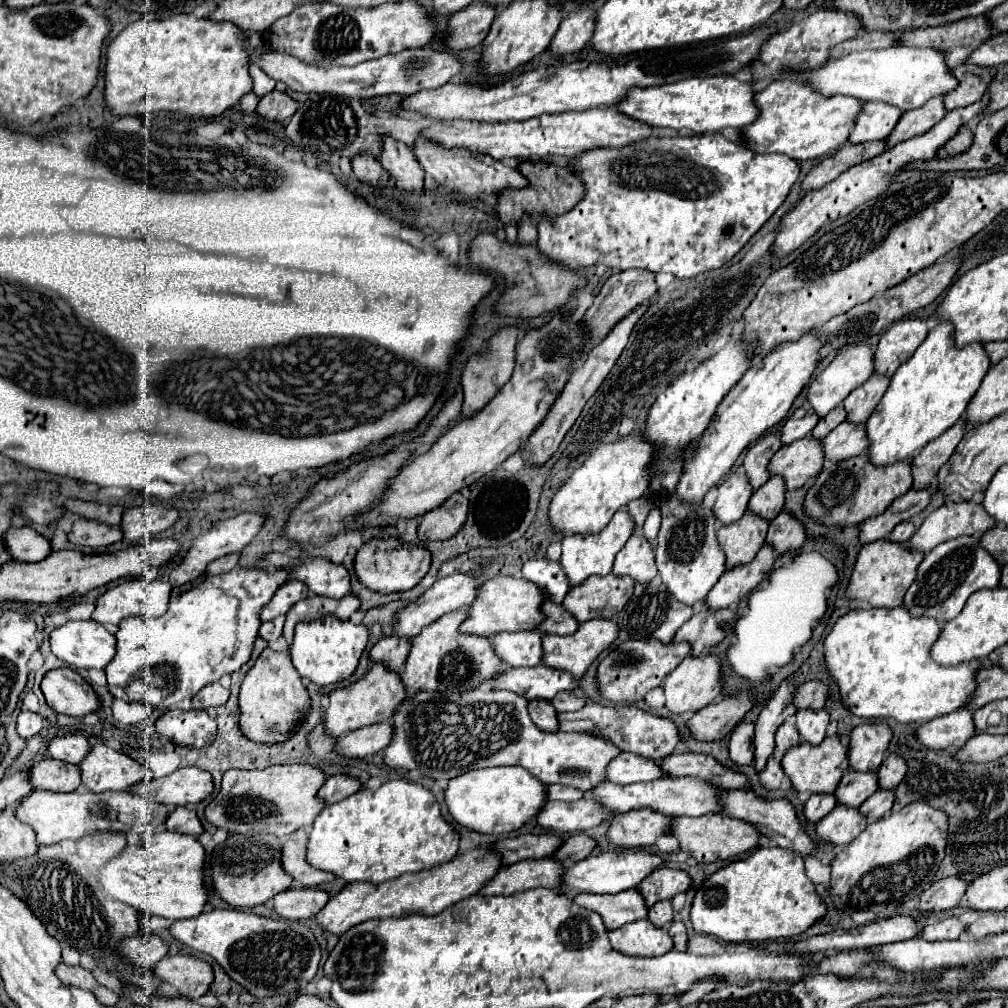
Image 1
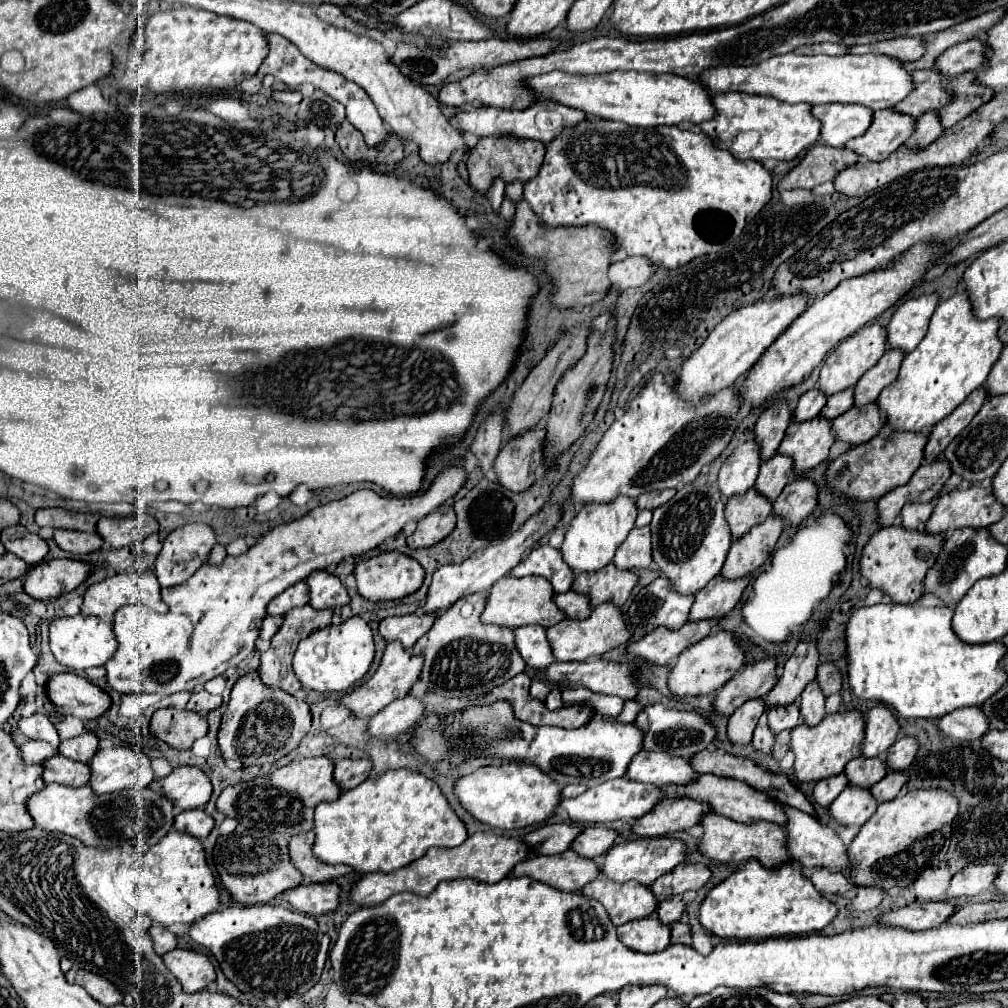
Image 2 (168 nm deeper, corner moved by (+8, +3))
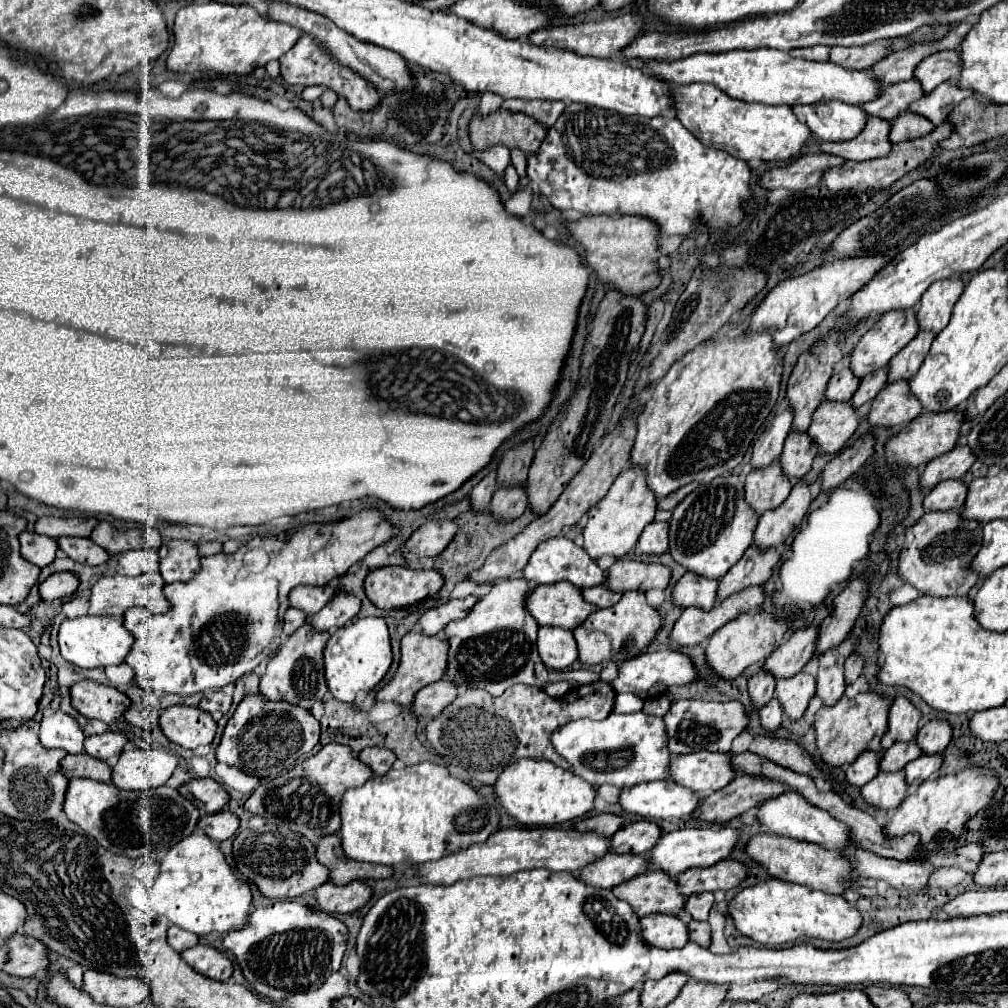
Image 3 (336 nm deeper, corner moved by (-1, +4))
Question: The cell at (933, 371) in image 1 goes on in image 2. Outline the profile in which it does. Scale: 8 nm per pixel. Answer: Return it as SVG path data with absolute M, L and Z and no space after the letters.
M956 292L948 300L942 300L930 320L930 328L926 338L904 358L898 380L894 386L898 388L884 388L878 396L880 410L886 416L886 426L890 430L906 430L906 432L926 432L936 426L942 418L946 418L956 406L960 406L970 392L980 388L994 362L998 360L1004 344L998 338L998 328L1002 320L978 320L972 312L972 302L966 292Z

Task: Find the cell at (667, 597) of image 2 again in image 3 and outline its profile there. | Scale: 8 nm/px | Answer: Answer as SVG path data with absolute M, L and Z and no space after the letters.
M685 573L673 587L673 603L681 609L703 607L703 611L709 611L715 605L715 591L717 591L715 579Z

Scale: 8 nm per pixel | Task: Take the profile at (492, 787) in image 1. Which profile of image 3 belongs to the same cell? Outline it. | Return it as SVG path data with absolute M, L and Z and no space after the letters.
M519 759L505 767L505 771L497 777L495 797L499 799L505 813L525 827L547 827L561 825L583 817L593 807L595 789L585 783L581 777L573 775L567 769L561 769L549 761L537 759Z

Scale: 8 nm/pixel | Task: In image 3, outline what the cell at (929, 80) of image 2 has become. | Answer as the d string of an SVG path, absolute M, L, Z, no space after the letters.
M909 79L909 81L901 81L895 85L887 85L883 89L881 99L869 101L865 103L865 111L873 117L881 117L881 119L895 119L897 115L905 113L915 101L923 99L927 93L923 91L921 83L917 79Z

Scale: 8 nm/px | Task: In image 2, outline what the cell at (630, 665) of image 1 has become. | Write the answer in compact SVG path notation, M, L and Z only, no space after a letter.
M698 620L698 622L688 622L678 630L662 628L658 626L656 630L648 632L644 638L638 642L632 642L628 646L628 652L634 656L640 656L644 660L652 660L654 664L670 664L674 658L680 656L680 652L704 636L708 636L716 628L718 620Z

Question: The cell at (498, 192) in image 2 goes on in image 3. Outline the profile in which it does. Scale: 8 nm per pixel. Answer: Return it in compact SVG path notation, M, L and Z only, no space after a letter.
M501 145L491 147L491 149L483 151L483 153L477 153L477 157L479 157L483 163L487 163L487 165L495 171L495 175L497 175L499 179L503 179L505 169L507 169L509 163L511 163L509 149L507 149L507 147L501 147Z

